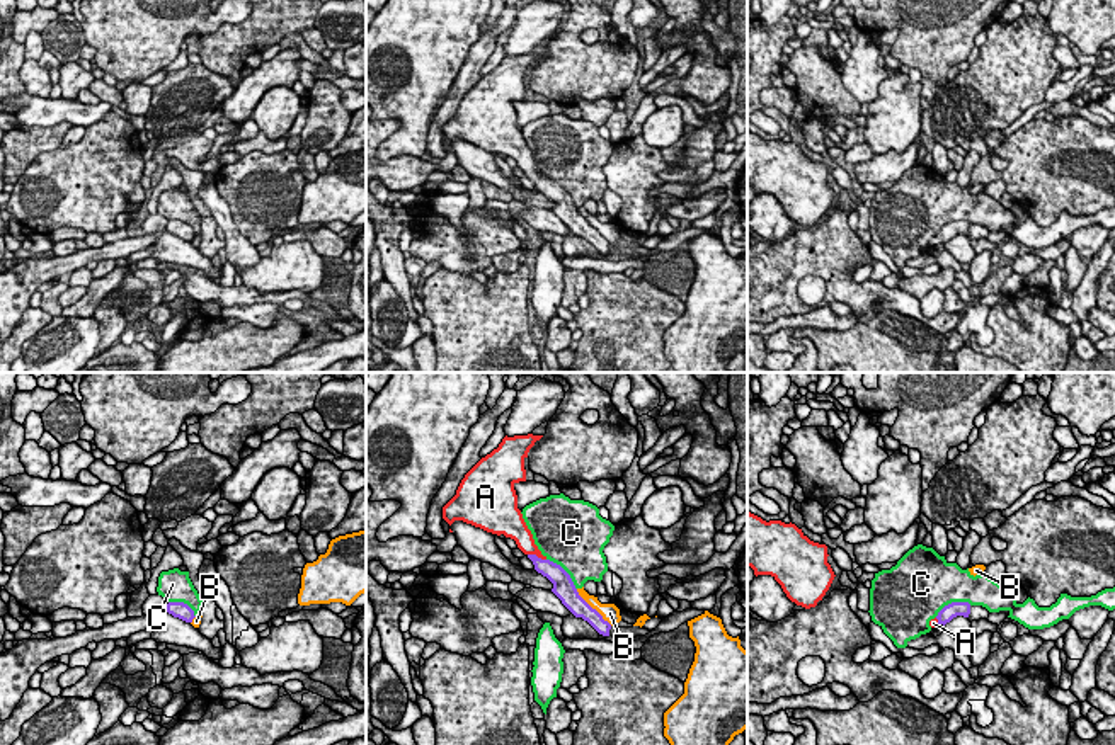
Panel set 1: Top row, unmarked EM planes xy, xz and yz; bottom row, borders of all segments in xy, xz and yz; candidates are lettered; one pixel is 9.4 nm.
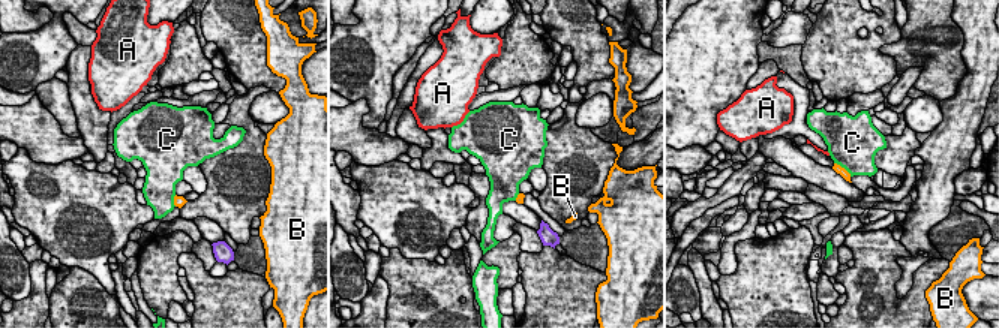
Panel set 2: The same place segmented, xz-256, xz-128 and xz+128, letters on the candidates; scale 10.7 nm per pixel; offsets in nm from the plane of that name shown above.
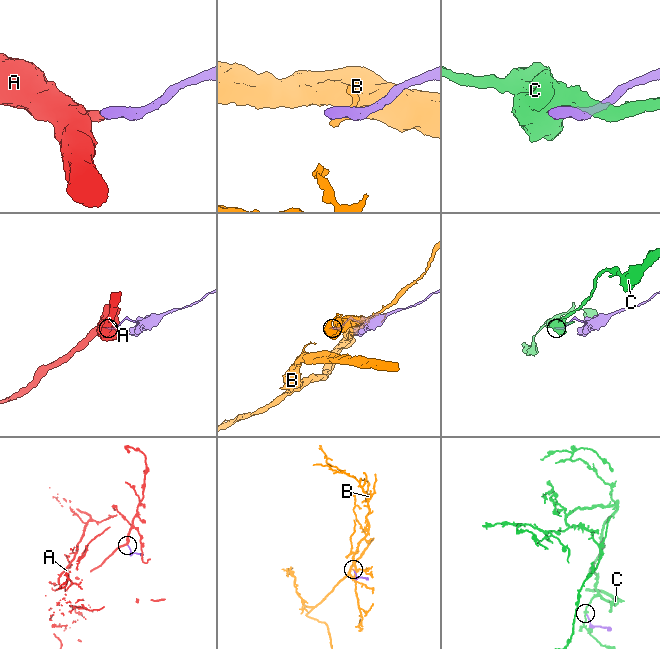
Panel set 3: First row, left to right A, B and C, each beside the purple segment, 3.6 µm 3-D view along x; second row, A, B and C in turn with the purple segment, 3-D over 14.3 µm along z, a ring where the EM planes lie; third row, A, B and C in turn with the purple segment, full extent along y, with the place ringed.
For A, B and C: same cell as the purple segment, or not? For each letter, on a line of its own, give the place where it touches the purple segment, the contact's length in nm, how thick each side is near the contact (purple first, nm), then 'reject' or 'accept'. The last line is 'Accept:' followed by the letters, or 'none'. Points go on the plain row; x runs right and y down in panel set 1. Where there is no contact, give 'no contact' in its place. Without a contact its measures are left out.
A: meets purple in xz at (537, 176); contact 190 nm long; 180 nm thick on the purple side, 170 nm on the other; accept
B: meets purple in xz at (591, 227); contact 500 nm long; 190 nm thick on the purple side, 170 nm on the other; reject
C: meets purple in xz at (566, 191); contact 420 nm long; 200 nm thick on the purple side, 460 nm on the other; reject
Accept: A

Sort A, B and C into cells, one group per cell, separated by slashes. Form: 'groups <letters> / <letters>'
groups A / B / C

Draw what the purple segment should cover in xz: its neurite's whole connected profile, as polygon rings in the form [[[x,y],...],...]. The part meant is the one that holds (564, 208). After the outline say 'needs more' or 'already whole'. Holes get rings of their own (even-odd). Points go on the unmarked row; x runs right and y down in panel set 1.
[[[514,54],[504,56],[497,68],[482,77],[461,99],[456,114],[443,126],[443,138],[451,145],[455,139],[463,139],[492,153],[504,153],[516,160],[517,167],[533,180],[535,189],[546,196],[553,208],[552,211],[575,235],[587,240],[599,253],[609,255],[611,243],[592,228],[577,211],[570,194],[557,182],[541,173],[535,163],[533,153],[528,148],[521,129],[517,128],[517,114],[514,104],[526,100],[524,78],[529,68],[543,54]]]; needs more

